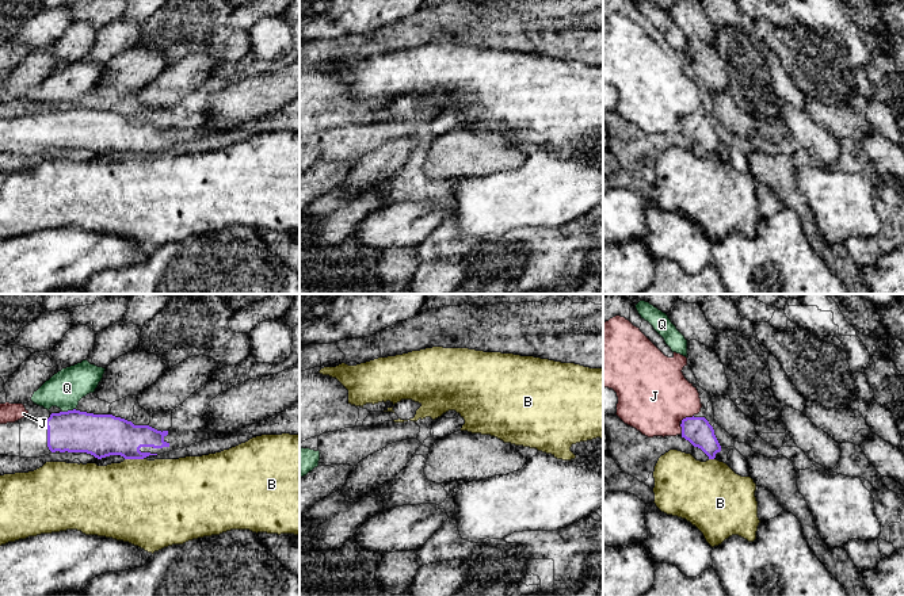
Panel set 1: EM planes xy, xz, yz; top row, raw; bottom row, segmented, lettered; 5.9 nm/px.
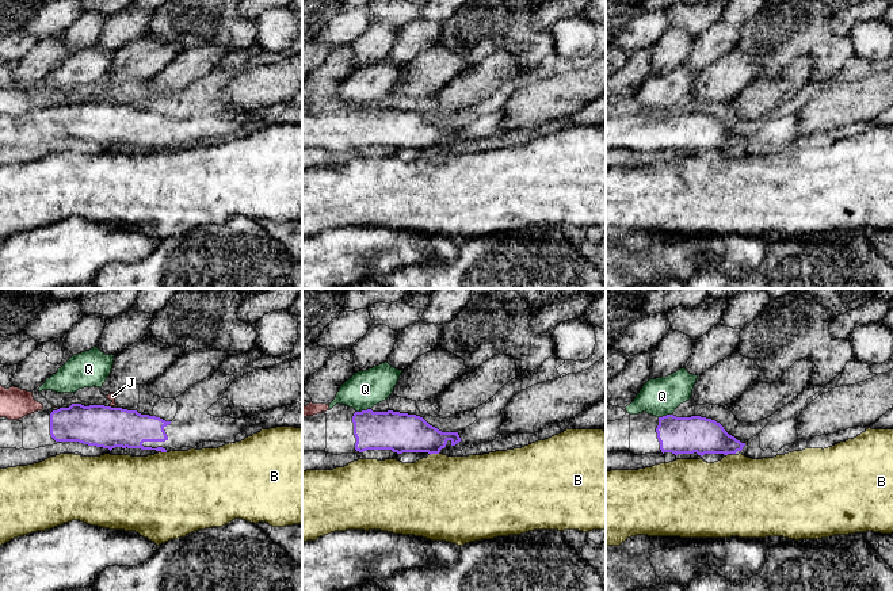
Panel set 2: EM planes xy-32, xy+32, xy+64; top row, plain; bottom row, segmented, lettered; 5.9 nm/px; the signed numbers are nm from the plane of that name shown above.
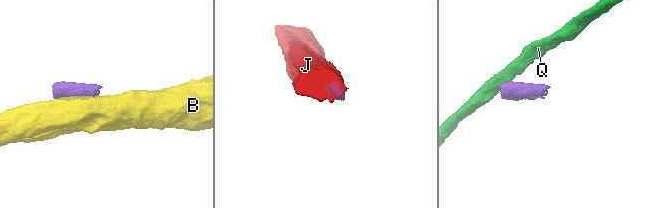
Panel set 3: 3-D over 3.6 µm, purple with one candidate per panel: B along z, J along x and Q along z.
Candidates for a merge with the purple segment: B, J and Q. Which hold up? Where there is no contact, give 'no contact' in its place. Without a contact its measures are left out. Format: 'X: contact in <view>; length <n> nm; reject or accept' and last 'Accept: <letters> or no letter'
B: contact in xy; length 110 nm; reject
J: contact in yz; length 90 nm; reject
Q: contact in xy; length 80 nm; reject
Accept: no letter

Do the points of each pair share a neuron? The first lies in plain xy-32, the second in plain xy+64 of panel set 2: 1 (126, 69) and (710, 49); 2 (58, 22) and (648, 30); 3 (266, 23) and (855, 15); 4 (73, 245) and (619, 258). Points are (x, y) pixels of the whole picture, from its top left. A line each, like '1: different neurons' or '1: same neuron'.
1: different neurons
2: same neuron
3: different neurons
4: same neuron

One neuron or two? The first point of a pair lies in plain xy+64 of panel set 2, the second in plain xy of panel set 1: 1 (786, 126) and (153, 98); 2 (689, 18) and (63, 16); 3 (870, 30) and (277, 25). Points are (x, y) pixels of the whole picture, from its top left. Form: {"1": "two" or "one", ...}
{"1": "two", "2": "two", "3": "one"}

